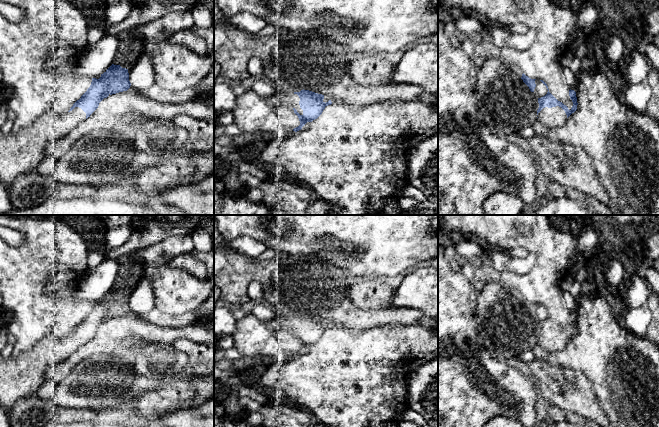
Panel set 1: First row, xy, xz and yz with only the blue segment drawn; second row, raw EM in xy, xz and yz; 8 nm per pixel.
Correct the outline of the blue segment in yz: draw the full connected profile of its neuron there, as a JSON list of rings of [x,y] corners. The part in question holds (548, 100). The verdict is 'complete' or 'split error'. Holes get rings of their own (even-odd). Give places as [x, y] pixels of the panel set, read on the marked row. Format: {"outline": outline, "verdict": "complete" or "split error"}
{"outline": [[[540,80],[547,88],[548,92],[545,96],[541,97],[541,98],[538,98],[538,103],[539,103],[539,108],[537,110],[537,117],[539,119],[539,121],[541,121],[544,125],[546,125],[547,127],[549,128],[557,128],[557,127],[561,127],[563,126],[566,121],[567,121],[567,118],[572,114],[574,113],[576,110],[577,110],[577,97],[576,97],[576,92],[574,90],[569,90],[569,96],[570,96],[570,99],[572,100],[573,102],[573,106],[572,108],[569,110],[568,107],[566,105],[564,105],[562,102],[558,101],[550,92],[549,92],[549,89],[548,89],[548,86],[547,84],[543,81],[543,80]]], "verdict": "split error"}

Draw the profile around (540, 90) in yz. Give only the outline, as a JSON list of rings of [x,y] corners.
[[[535,80],[536,87],[534,91],[532,92],[533,97],[535,99],[535,110],[537,112],[539,108],[539,103],[538,99],[545,96],[548,92],[546,86],[540,81],[540,80]]]

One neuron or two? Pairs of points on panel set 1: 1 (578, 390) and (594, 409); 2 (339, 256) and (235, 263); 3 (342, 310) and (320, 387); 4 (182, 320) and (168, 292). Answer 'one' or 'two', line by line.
1: one
2: two
3: two
4: two

